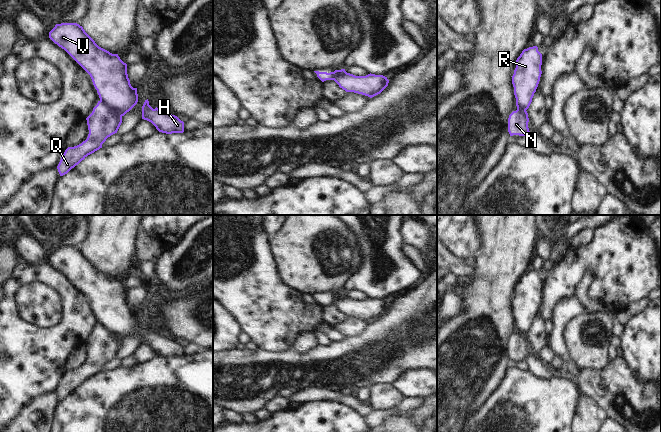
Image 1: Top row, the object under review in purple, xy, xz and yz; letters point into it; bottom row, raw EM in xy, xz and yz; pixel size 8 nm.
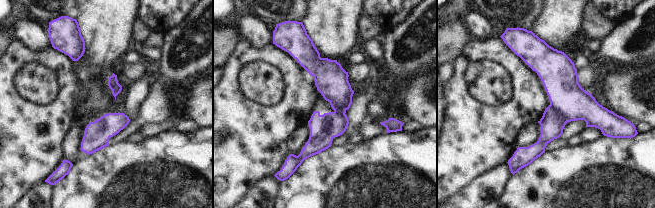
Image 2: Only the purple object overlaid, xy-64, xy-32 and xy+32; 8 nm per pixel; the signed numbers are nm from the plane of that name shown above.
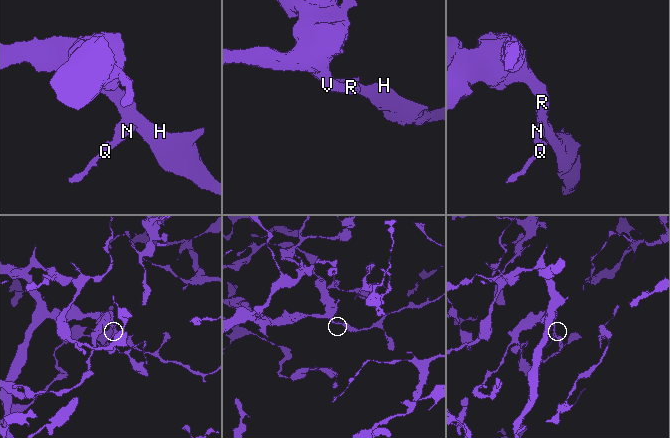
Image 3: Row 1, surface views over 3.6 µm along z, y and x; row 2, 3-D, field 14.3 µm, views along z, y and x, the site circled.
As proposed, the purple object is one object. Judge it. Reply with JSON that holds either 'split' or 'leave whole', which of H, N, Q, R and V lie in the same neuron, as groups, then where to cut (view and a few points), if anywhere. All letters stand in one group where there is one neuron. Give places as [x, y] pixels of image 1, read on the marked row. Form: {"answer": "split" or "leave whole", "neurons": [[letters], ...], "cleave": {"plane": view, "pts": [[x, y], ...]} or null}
{"answer": "split", "neurons": [["H", "R", "V"], ["N", "Q"]], "cleave": {"plane": "xy", "pts": [[100, 100], [106, 107], [114, 110], [121, 116]]}}

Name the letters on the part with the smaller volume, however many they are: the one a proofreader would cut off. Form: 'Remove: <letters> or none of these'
Remove: N, Q

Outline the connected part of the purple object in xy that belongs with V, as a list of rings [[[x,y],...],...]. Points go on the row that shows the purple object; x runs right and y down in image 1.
[[[77,23],[56,24],[49,38],[64,49],[91,77],[100,101],[124,116],[138,102],[127,74],[127,64],[118,54],[99,47]]]

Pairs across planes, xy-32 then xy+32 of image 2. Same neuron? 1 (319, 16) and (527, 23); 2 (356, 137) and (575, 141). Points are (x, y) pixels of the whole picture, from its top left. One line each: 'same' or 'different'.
1: different
2: same

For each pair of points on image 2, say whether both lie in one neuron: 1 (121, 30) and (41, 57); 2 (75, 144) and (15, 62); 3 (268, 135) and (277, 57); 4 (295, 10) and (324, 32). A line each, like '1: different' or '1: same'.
1: different
2: different
3: same
4: different

